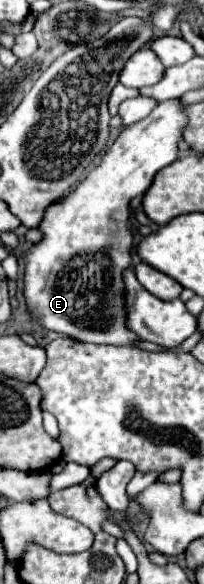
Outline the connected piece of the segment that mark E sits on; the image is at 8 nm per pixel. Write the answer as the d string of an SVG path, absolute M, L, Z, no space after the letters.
M177 100L159 102L159 106L141 122L127 126L113 146L105 152L103 160L87 174L87 178L65 198L51 204L39 224L43 238L35 242L25 256L23 296L27 310L37 322L51 332L65 334L79 342L115 344L137 348L141 342L131 330L127 330L127 310L123 306L123 270L131 268L133 260L133 230L129 224L129 202L135 196L143 196L151 186L155 174L175 162L177 142L183 138L187 116Z

